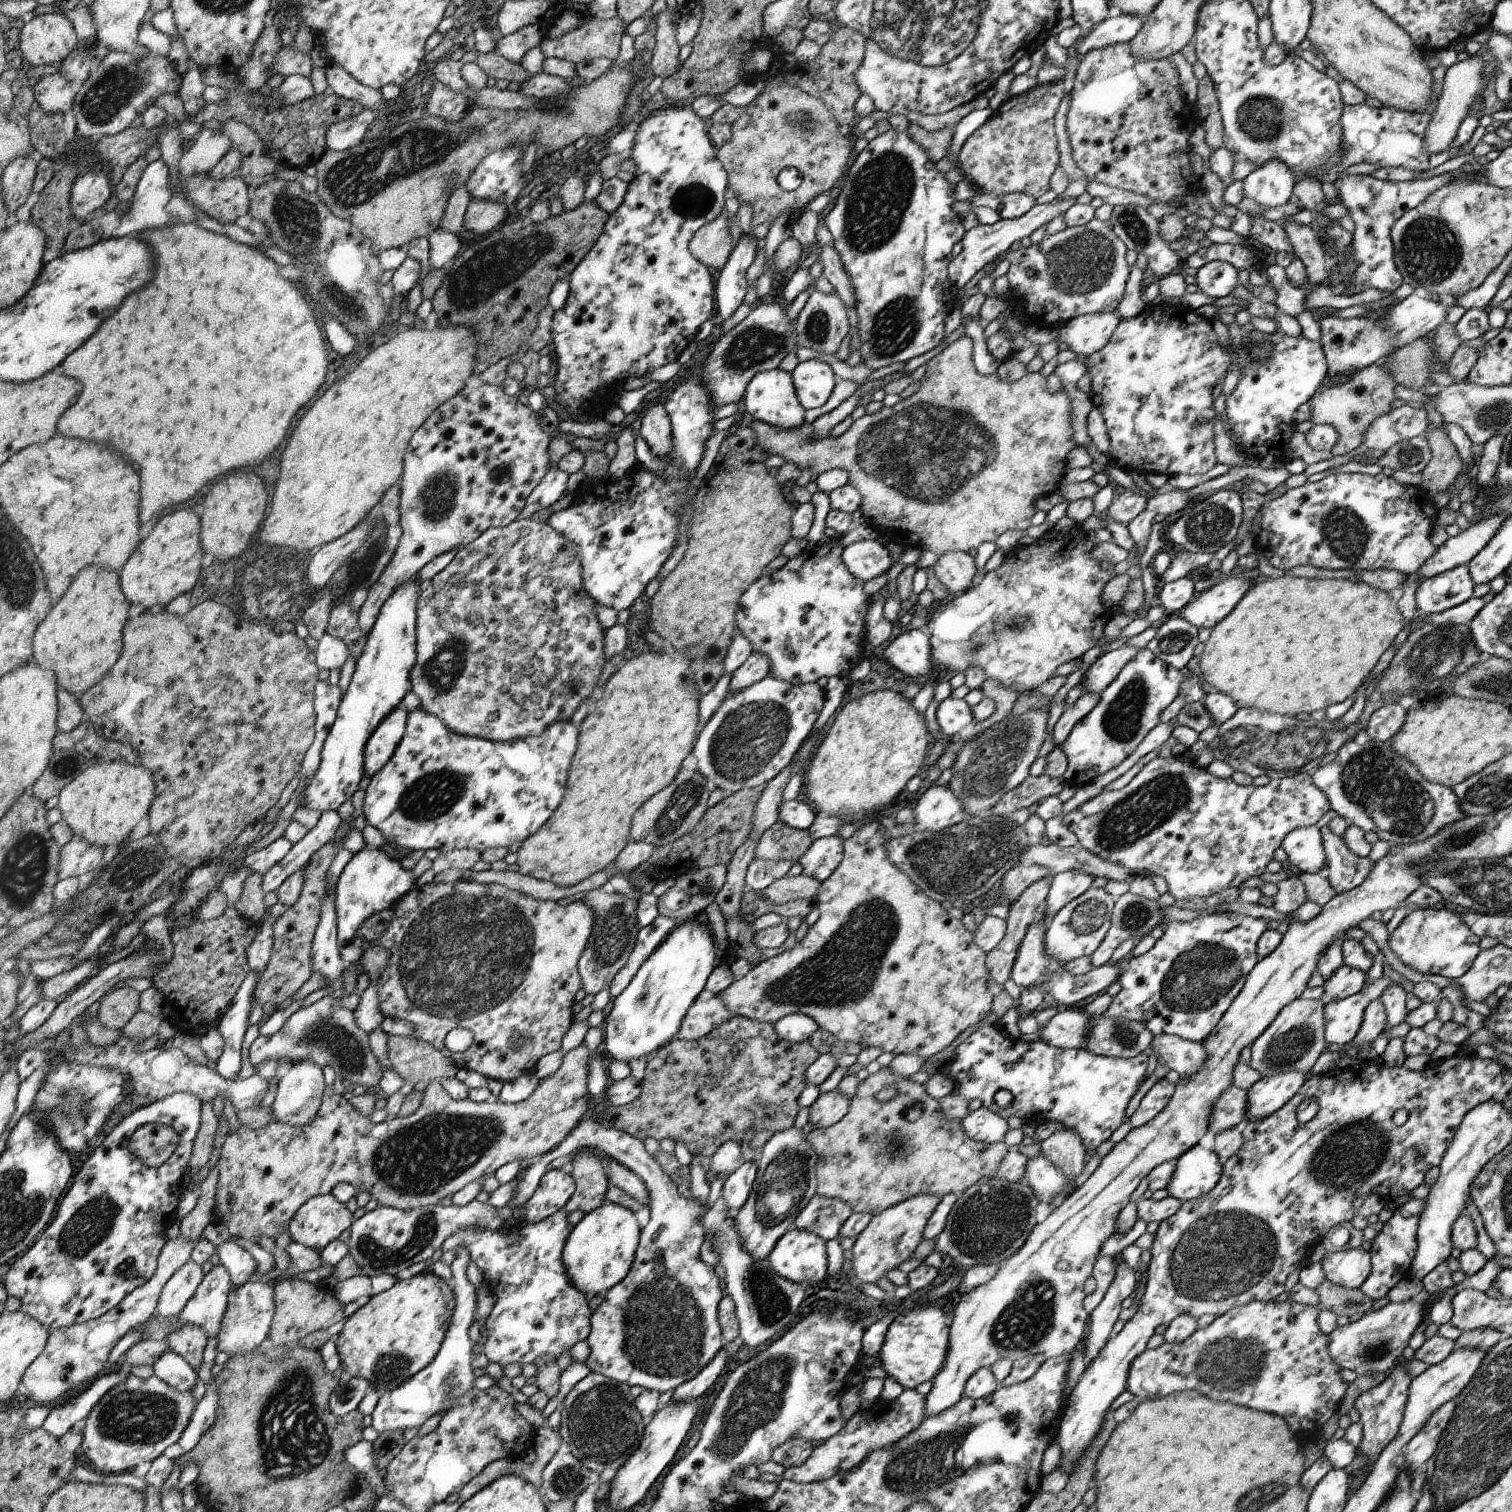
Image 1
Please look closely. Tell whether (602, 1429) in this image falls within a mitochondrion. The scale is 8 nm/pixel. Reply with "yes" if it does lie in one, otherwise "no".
yes

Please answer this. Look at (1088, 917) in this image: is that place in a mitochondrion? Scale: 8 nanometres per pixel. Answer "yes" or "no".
yes

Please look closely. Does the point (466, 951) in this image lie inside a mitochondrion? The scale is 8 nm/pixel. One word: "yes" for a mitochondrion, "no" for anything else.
yes

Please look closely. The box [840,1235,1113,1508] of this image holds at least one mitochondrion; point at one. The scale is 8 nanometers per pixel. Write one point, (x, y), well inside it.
(927, 1465)

